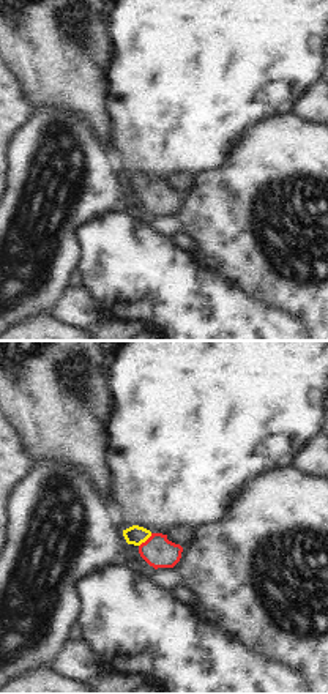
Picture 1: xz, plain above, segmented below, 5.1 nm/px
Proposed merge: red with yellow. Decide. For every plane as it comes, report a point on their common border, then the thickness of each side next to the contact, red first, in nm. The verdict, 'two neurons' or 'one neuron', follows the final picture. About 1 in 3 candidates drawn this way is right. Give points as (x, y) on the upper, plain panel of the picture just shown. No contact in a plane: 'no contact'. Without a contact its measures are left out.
contact (147, 186); calibres 160 and 100 nm

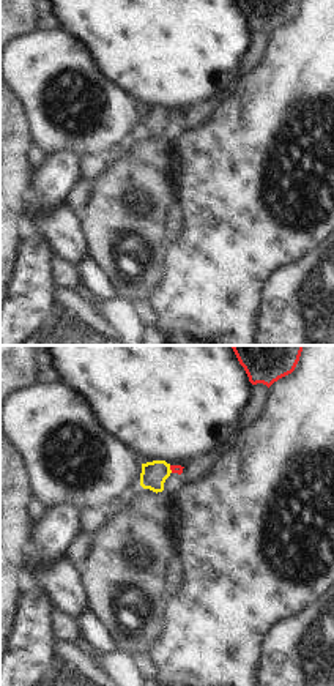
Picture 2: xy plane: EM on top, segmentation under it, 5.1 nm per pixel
contact (170, 115); calibres 50 and 130 nm

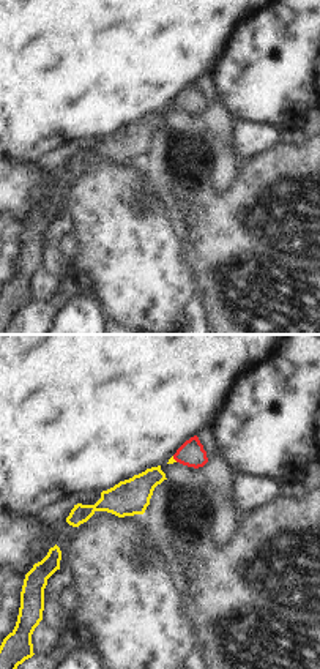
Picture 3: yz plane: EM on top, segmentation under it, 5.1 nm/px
contact (175, 106); calibres 140 and 30 nm

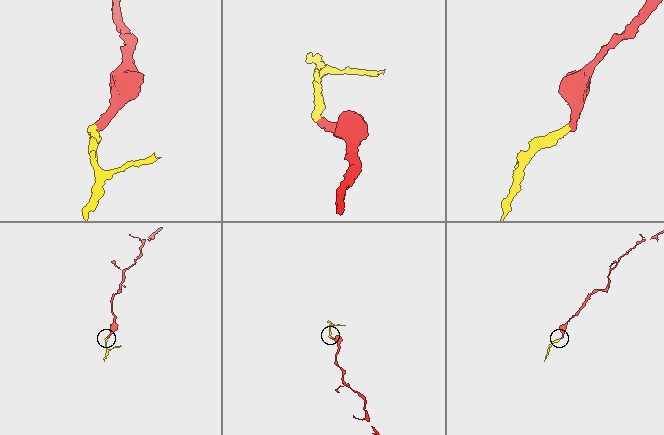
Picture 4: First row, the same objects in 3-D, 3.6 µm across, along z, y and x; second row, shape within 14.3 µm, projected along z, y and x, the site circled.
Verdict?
one neuron

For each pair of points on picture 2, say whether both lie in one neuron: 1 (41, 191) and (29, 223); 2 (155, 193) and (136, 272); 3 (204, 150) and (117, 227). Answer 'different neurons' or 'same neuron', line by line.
1: same neuron
2: same neuron
3: different neurons

